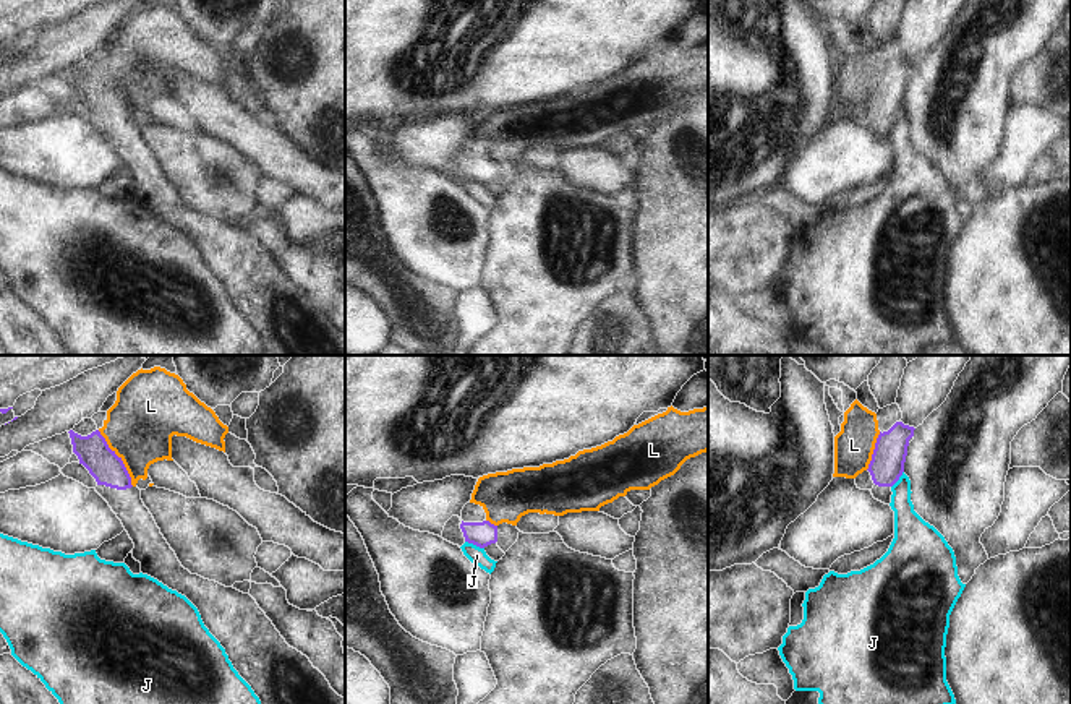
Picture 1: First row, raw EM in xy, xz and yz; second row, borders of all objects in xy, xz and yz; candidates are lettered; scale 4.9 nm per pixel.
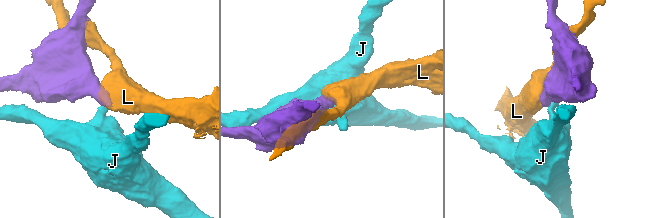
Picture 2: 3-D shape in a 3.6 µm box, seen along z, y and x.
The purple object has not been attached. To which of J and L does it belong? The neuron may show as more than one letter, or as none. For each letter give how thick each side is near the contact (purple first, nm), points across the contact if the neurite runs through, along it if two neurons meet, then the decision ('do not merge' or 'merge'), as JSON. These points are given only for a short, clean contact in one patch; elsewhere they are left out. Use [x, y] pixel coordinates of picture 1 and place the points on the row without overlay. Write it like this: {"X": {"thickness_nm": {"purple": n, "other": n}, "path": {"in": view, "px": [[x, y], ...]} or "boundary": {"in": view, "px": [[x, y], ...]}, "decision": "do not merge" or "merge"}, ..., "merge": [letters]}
{"J": {"thickness_nm": {"purple": 130, "other": 90}, "boundary": {"in": "xz", "px": [[465, 177], [483, 185]]}, "decision": "do not merge"}, "L": {"thickness_nm": {"purple": 160, "other": 340}, "decision": "do not merge"}, "merge": []}

